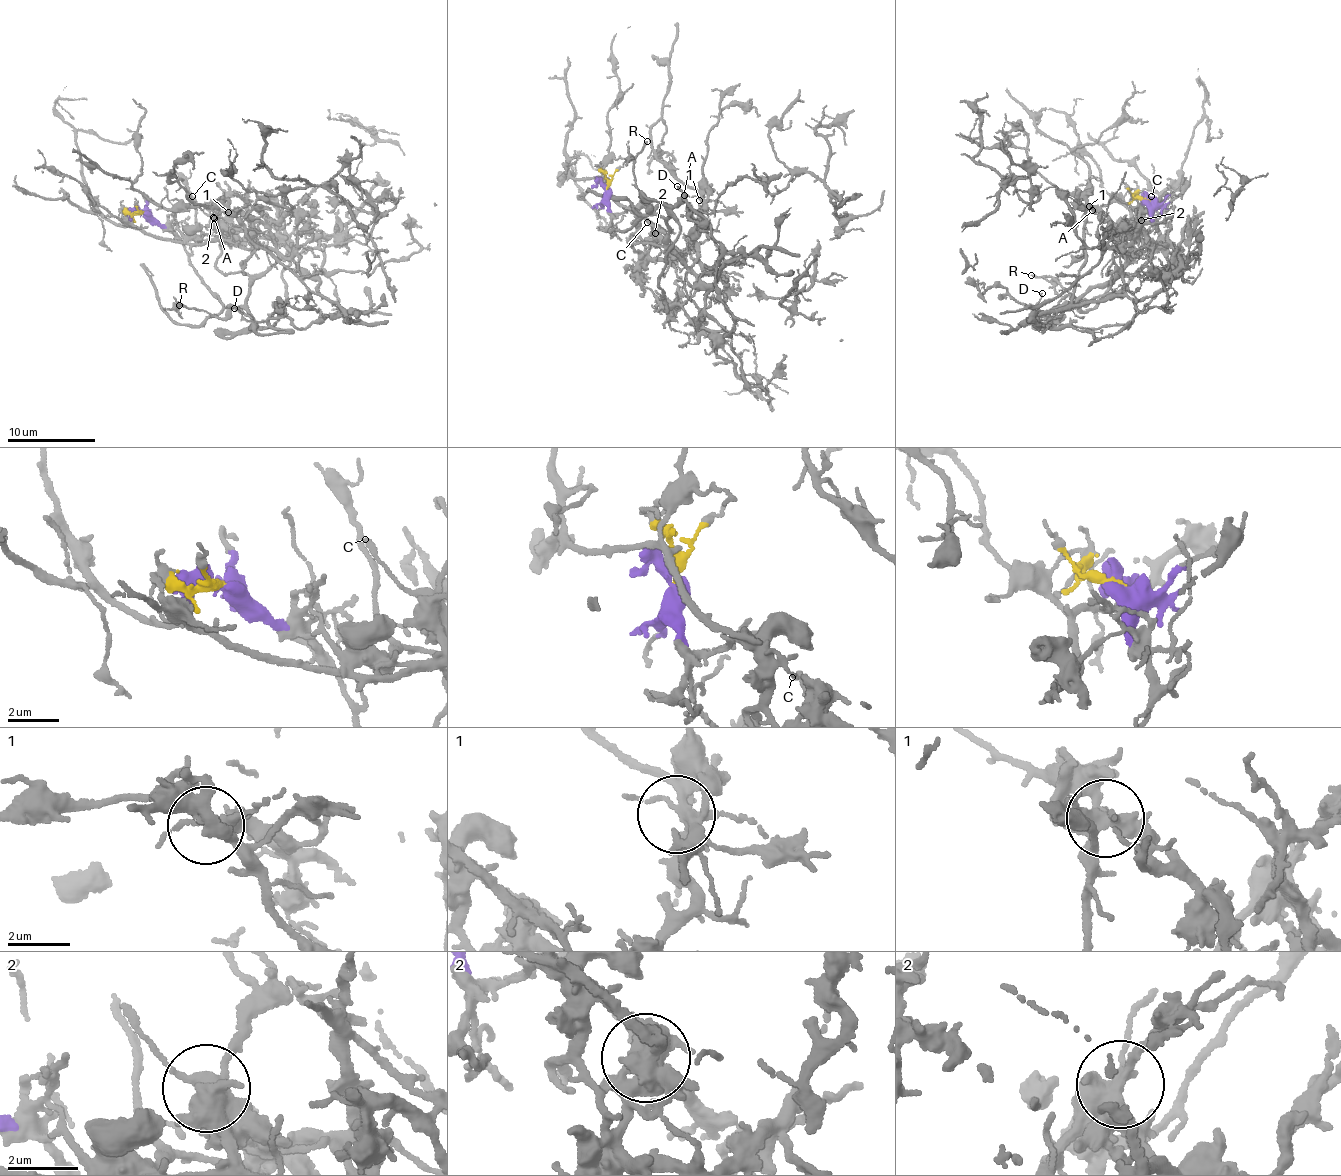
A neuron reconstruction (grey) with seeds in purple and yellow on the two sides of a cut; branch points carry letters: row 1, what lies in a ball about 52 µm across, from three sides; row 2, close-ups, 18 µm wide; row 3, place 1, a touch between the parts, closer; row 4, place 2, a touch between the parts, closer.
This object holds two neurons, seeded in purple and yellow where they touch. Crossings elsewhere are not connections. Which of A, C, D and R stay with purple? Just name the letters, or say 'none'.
A, C, D, R

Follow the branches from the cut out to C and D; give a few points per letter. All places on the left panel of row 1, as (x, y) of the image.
C: (144, 213), (162, 225), (177, 222), (179, 230), (186, 236), (224, 233), (217, 220), (202, 210), (192, 197)
D: (144, 213), (174, 232), (212, 291), (218, 293), (225, 307), (233, 306), (249, 315), (251, 322), (234, 308)

